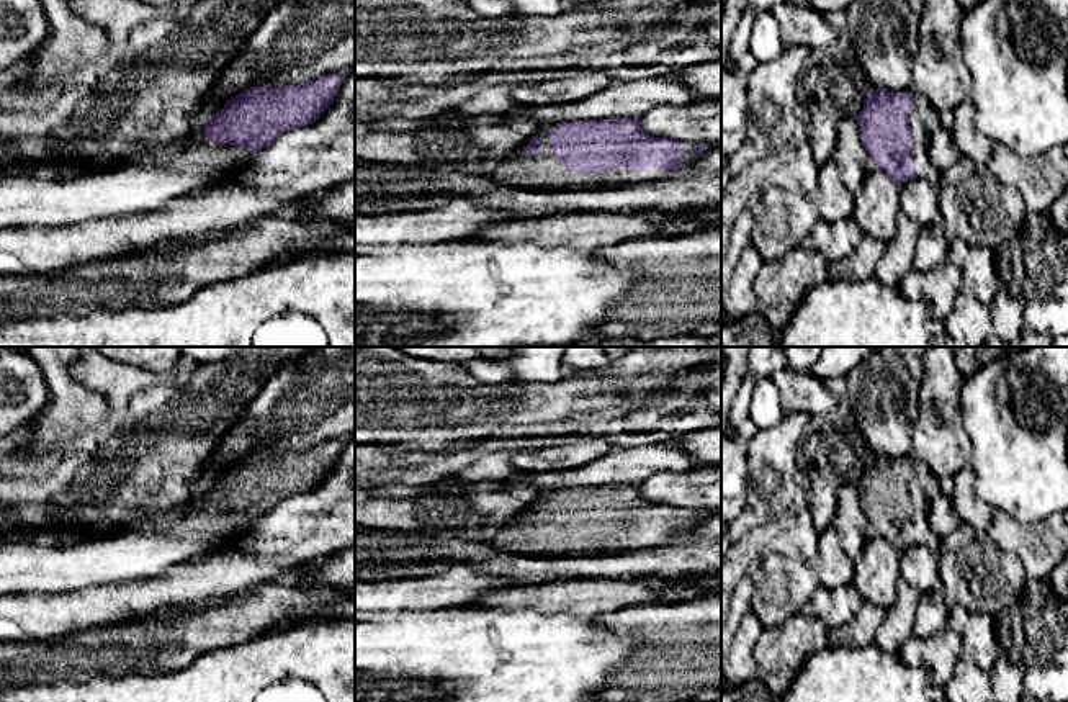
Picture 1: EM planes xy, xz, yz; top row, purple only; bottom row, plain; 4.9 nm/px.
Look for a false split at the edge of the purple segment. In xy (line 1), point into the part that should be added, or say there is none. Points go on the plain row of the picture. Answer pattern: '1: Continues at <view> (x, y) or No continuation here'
1: No continuation here

